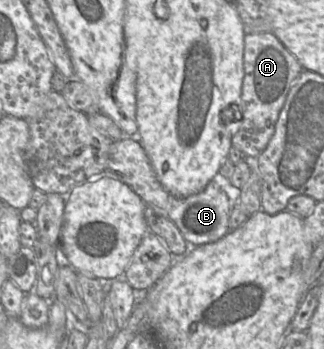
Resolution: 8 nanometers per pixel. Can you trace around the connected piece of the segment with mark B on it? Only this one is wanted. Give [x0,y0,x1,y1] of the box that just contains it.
[105,136,232,247]

